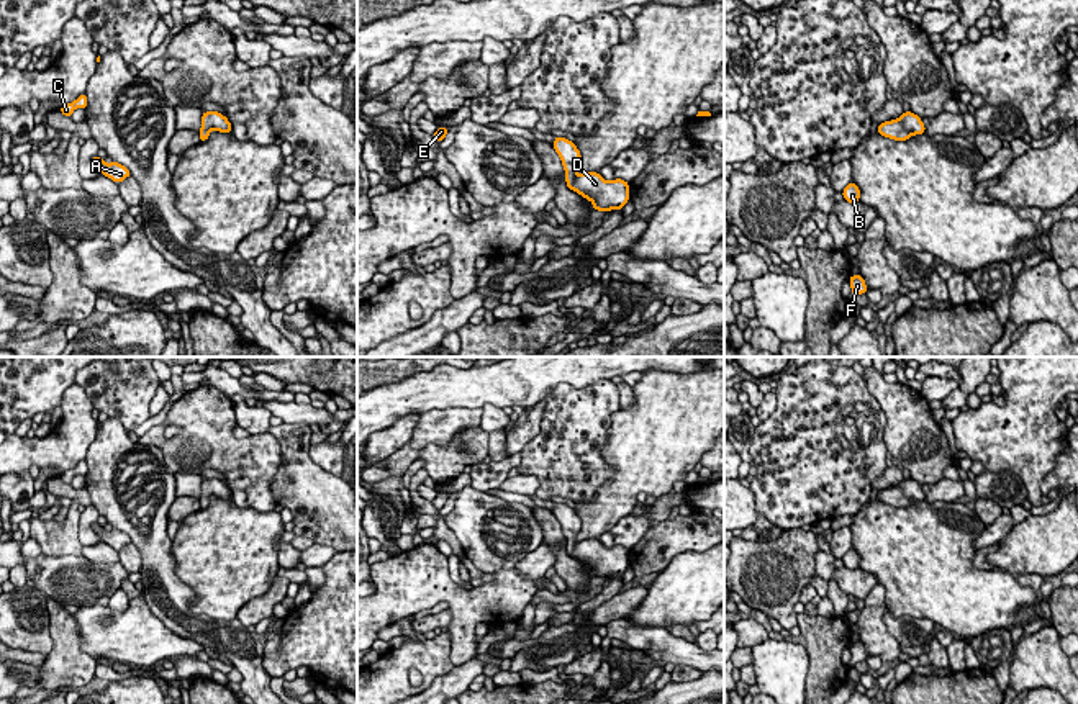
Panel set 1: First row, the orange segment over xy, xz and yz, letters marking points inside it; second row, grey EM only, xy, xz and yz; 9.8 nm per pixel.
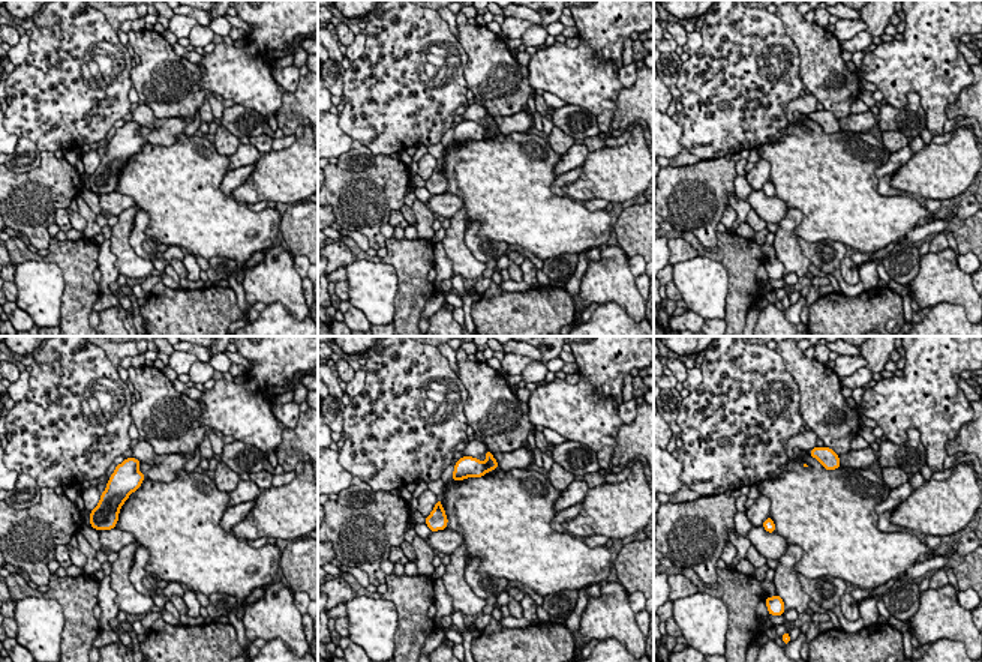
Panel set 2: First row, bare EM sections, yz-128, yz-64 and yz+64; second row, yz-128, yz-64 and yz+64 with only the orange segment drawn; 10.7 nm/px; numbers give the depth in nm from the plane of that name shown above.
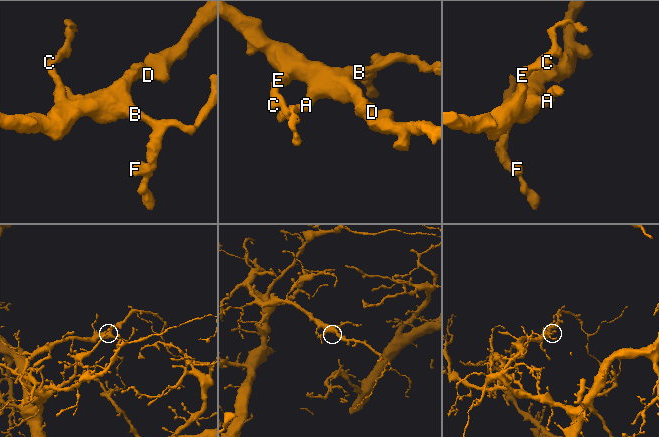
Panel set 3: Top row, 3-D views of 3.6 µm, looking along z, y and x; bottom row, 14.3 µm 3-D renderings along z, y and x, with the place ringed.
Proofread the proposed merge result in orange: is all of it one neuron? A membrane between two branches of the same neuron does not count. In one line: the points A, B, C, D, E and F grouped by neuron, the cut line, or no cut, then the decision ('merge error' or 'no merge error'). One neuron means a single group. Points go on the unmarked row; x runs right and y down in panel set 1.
A B C D E F | no cut | no merge error

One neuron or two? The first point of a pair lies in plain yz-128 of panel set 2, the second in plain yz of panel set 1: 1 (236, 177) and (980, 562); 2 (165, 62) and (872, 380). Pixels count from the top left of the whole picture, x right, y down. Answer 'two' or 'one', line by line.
1: one
2: one

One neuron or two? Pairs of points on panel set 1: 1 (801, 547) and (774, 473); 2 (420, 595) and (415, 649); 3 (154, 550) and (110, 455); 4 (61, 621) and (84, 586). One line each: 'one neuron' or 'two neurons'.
1: two neurons
2: two neurons
3: one neuron
4: two neurons

